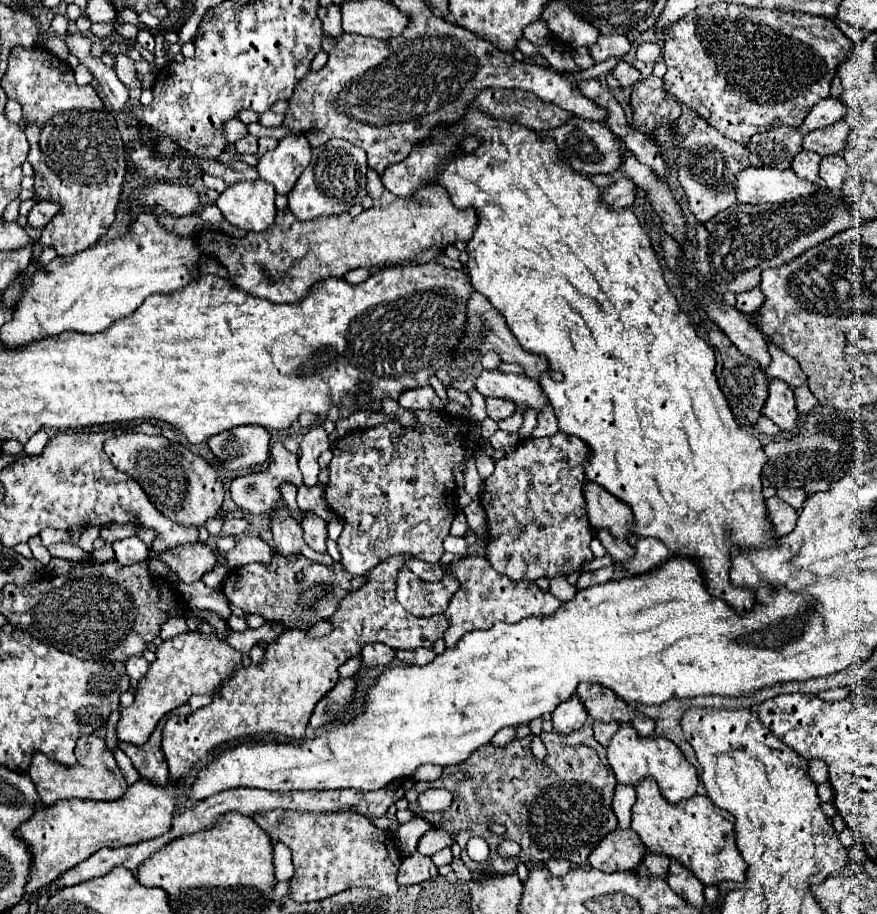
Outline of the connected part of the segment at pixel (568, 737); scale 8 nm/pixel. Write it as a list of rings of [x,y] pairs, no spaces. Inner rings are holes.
[[[591,722],[571,734],[561,734],[557,730],[541,732],[539,738],[547,748],[547,756],[539,764],[531,752],[533,738],[535,734],[521,740],[513,738],[503,748],[489,742],[477,748],[469,762],[461,762],[461,766],[445,766],[439,780],[417,782],[405,792],[411,812],[453,836],[461,846],[461,860],[471,868],[471,872],[515,872],[515,868],[501,868],[501,856],[497,852],[499,842],[507,838],[521,846],[523,852],[519,852],[517,860],[529,868],[543,866],[549,858],[565,858],[575,866],[583,866],[597,842],[611,830],[617,830],[617,818],[611,810],[617,782],[611,766],[607,764],[605,748],[593,736]],[[429,788],[449,790],[453,794],[451,806],[443,812],[423,812],[417,804],[417,796]],[[489,822],[503,824],[507,828],[505,834],[491,834],[487,830]],[[473,836],[485,838],[491,850],[489,858],[481,864],[473,862],[465,850],[467,840]]]

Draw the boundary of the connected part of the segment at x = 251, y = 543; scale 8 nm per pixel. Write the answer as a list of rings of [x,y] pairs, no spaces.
[[[241,536],[233,550],[217,552],[225,558],[229,568],[241,568],[251,562],[269,562],[273,558],[273,550],[259,536]]]

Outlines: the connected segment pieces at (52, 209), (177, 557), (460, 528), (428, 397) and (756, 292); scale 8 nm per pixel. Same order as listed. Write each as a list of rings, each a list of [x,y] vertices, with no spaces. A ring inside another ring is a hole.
[[[39,200],[33,210],[29,212],[27,220],[29,220],[29,226],[33,228],[43,228],[55,214],[59,214],[61,210],[61,204],[57,202],[49,202],[49,200]]]
[[[195,542],[193,546],[177,546],[177,550],[167,550],[157,560],[165,562],[181,582],[191,584],[201,580],[201,576],[215,566],[217,556],[207,544]]]
[[[459,512],[459,514],[455,516],[455,520],[453,520],[453,524],[451,524],[449,534],[452,536],[463,537],[467,530],[469,530],[469,526],[467,526],[467,518],[465,518],[463,512]]]
[[[427,384],[427,386],[419,386],[419,388],[411,388],[405,390],[399,400],[397,400],[405,410],[441,410],[443,404],[439,400],[439,396],[435,394],[435,390]]]
[[[755,286],[753,290],[749,292],[743,292],[743,294],[737,294],[737,310],[741,310],[743,314],[749,314],[749,312],[755,312],[761,304],[763,304],[765,296],[761,292],[759,286]]]

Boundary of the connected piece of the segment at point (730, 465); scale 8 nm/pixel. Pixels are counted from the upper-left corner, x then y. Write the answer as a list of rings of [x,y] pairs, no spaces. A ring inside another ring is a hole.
[[[467,110],[465,118],[457,124],[453,124],[449,132],[439,134],[429,144],[413,146],[409,158],[405,158],[399,164],[391,164],[381,174],[383,186],[401,198],[409,196],[411,190],[421,188],[421,186],[429,184],[431,180],[449,188],[451,200],[457,204],[457,208],[473,206],[477,210],[479,224],[477,224],[477,230],[473,234],[471,242],[467,244],[467,254],[469,254],[467,272],[471,276],[471,286],[477,292],[485,294],[489,298],[489,302],[493,302],[493,306],[505,316],[509,330],[513,332],[513,336],[525,350],[529,350],[533,354],[545,354],[549,358],[549,370],[559,370],[565,376],[563,382],[553,382],[545,372],[545,374],[541,374],[541,388],[555,408],[559,430],[581,438],[589,446],[589,458],[585,460],[585,466],[583,466],[585,476],[591,482],[603,486],[607,492],[611,492],[621,502],[631,506],[631,510],[633,510],[631,534],[633,536],[657,538],[669,548],[669,552],[671,552],[669,556],[693,558],[697,562],[697,566],[701,566],[701,572],[705,578],[705,588],[711,596],[725,600],[733,610],[737,610],[737,614],[751,612],[751,608],[755,604],[755,592],[749,588],[733,586],[731,578],[729,578],[729,568],[731,568],[733,546],[741,548],[741,550],[763,550],[763,548],[777,546],[777,536],[773,534],[773,526],[767,518],[767,504],[761,494],[761,490],[763,490],[761,470],[767,462],[767,454],[763,452],[763,444],[751,432],[745,432],[739,426],[737,418],[733,416],[733,412],[727,404],[727,398],[721,392],[719,382],[715,378],[713,348],[697,336],[687,314],[679,308],[677,298],[669,292],[663,272],[659,268],[655,250],[651,246],[651,240],[649,240],[647,232],[641,228],[635,214],[629,208],[609,210],[601,202],[599,188],[587,176],[573,172],[565,160],[557,158],[557,148],[553,146],[551,138],[539,138],[535,130],[525,130],[525,126],[517,126],[517,124],[509,126],[507,122],[493,122],[493,118],[485,118],[485,114],[477,114],[477,110]],[[465,134],[483,138],[481,146],[471,154],[459,154],[457,146],[453,146],[453,144],[459,144],[459,140]]]

